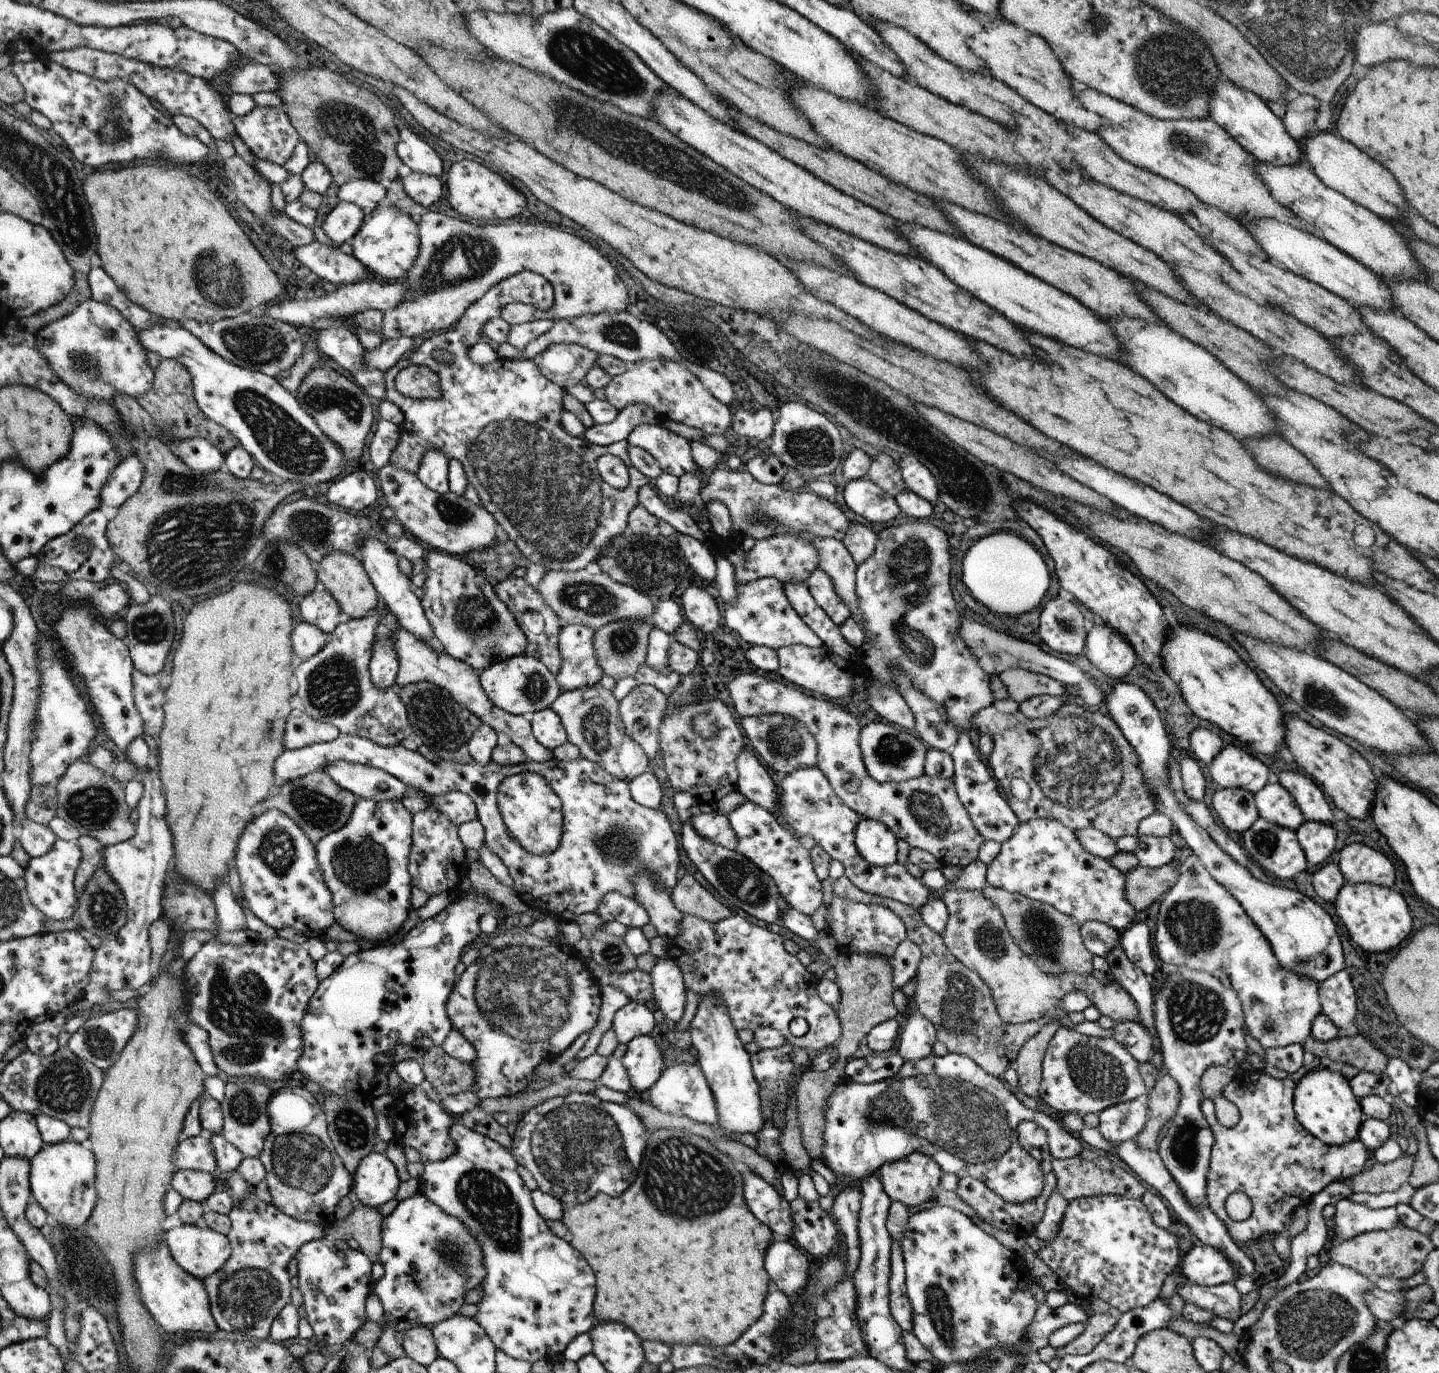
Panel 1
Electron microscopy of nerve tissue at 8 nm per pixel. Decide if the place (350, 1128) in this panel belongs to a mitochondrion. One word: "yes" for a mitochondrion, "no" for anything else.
yes

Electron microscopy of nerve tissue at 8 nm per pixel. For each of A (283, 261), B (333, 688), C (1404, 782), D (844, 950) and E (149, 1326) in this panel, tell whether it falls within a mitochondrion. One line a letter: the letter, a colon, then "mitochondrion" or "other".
A: other
B: mitochondrion
C: other
D: other
E: other

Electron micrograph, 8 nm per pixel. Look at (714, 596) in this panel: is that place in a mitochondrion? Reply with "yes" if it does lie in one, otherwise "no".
no

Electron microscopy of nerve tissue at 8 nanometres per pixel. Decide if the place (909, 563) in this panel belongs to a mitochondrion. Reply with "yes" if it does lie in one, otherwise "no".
yes

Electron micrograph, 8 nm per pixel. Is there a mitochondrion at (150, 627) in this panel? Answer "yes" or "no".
yes

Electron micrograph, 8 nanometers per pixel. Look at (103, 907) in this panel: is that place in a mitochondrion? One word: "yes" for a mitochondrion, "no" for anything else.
yes

